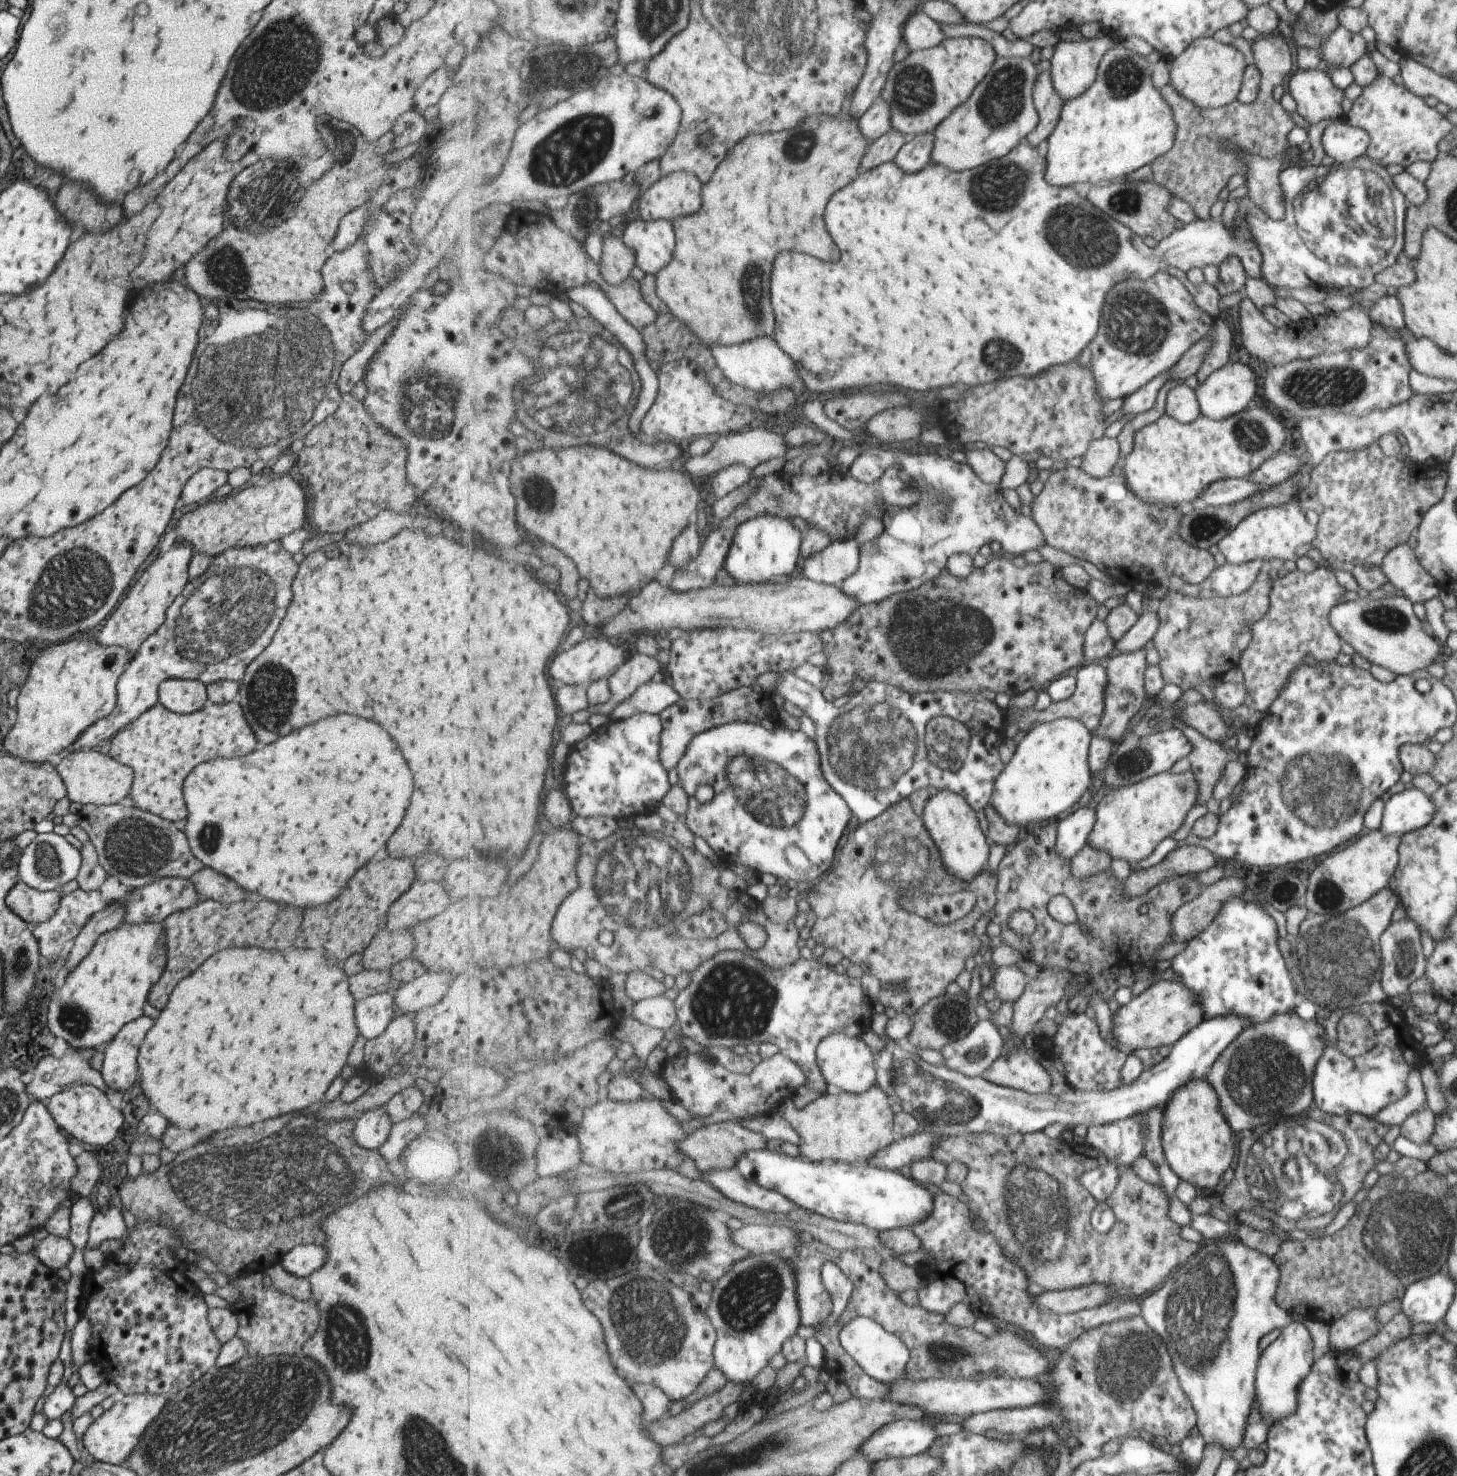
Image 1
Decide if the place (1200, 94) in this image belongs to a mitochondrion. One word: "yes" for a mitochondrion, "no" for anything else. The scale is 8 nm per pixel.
no

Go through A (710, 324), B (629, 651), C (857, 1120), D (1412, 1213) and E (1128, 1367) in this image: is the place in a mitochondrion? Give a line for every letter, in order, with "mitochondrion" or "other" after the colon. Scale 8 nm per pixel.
A: other
B: other
C: other
D: mitochondrion
E: mitochondrion

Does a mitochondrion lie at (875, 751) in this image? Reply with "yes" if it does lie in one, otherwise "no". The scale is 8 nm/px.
yes

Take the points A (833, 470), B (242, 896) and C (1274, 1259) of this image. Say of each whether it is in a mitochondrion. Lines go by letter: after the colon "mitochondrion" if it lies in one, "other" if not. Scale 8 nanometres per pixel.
A: other
B: other
C: other

